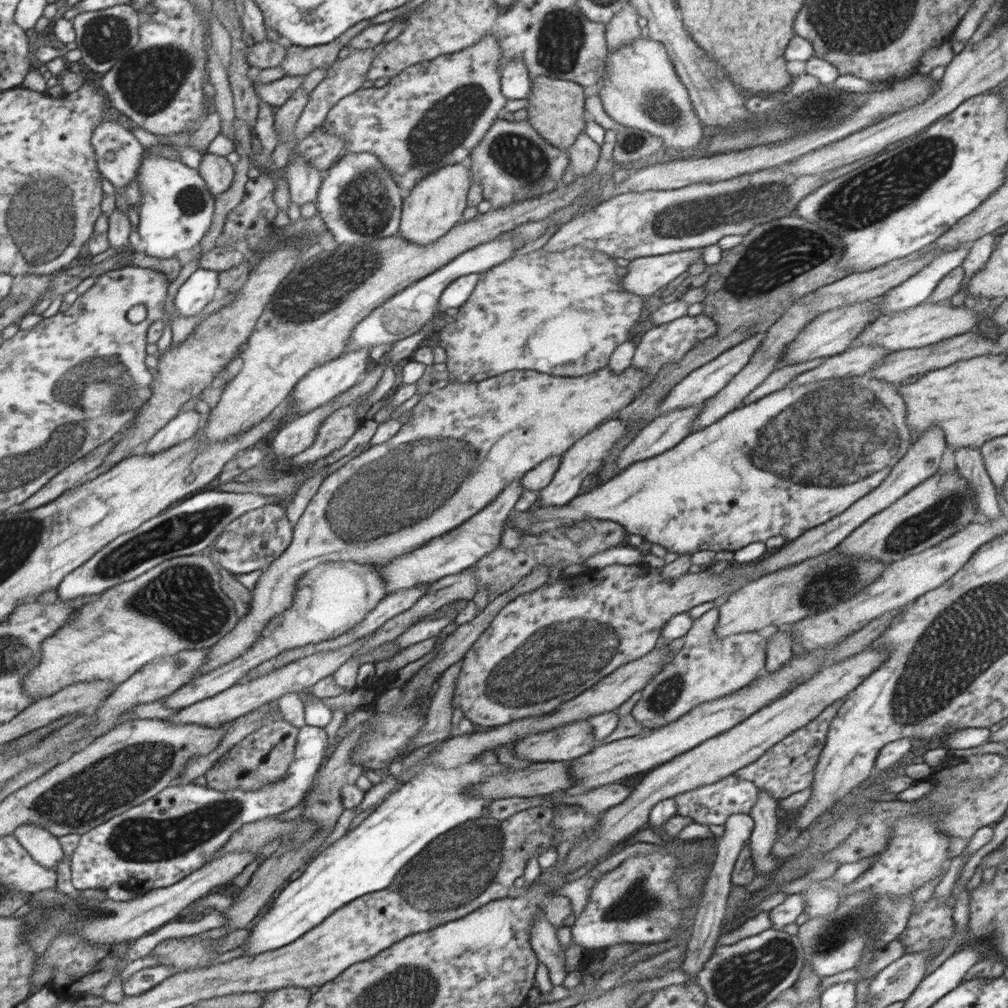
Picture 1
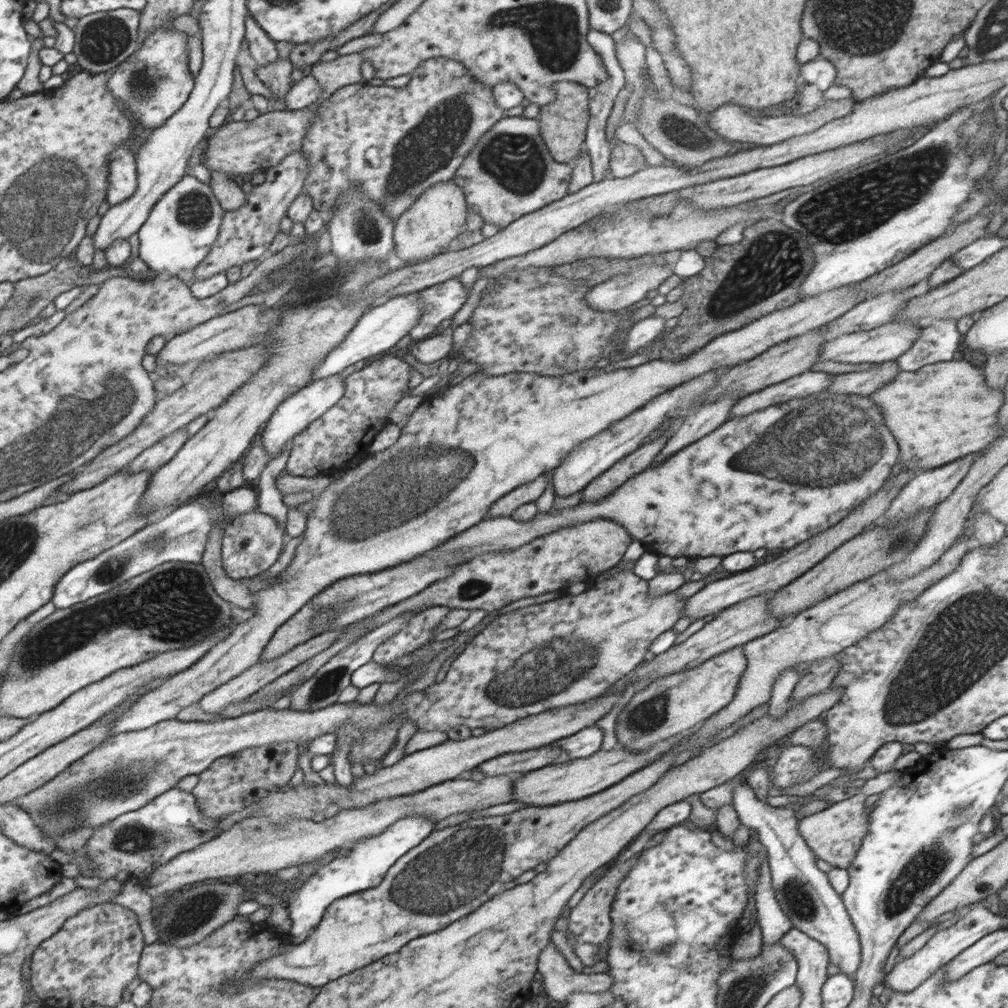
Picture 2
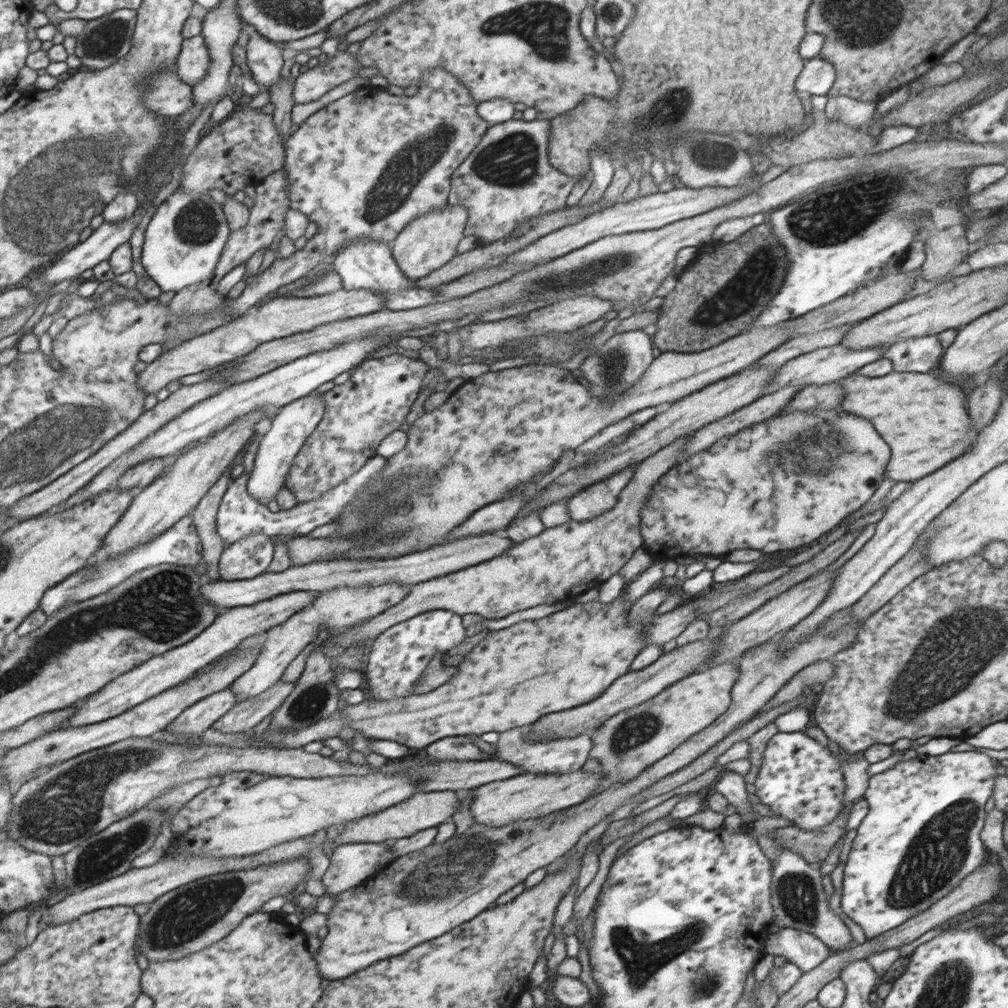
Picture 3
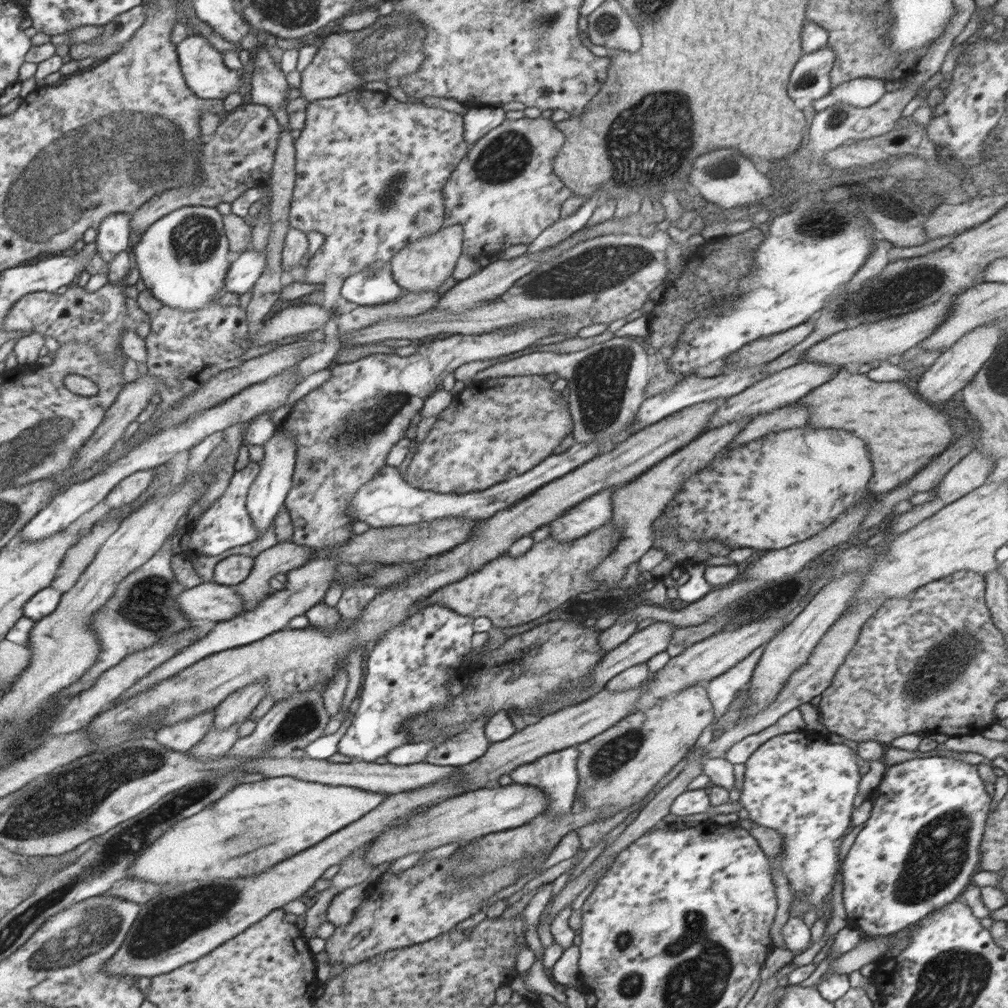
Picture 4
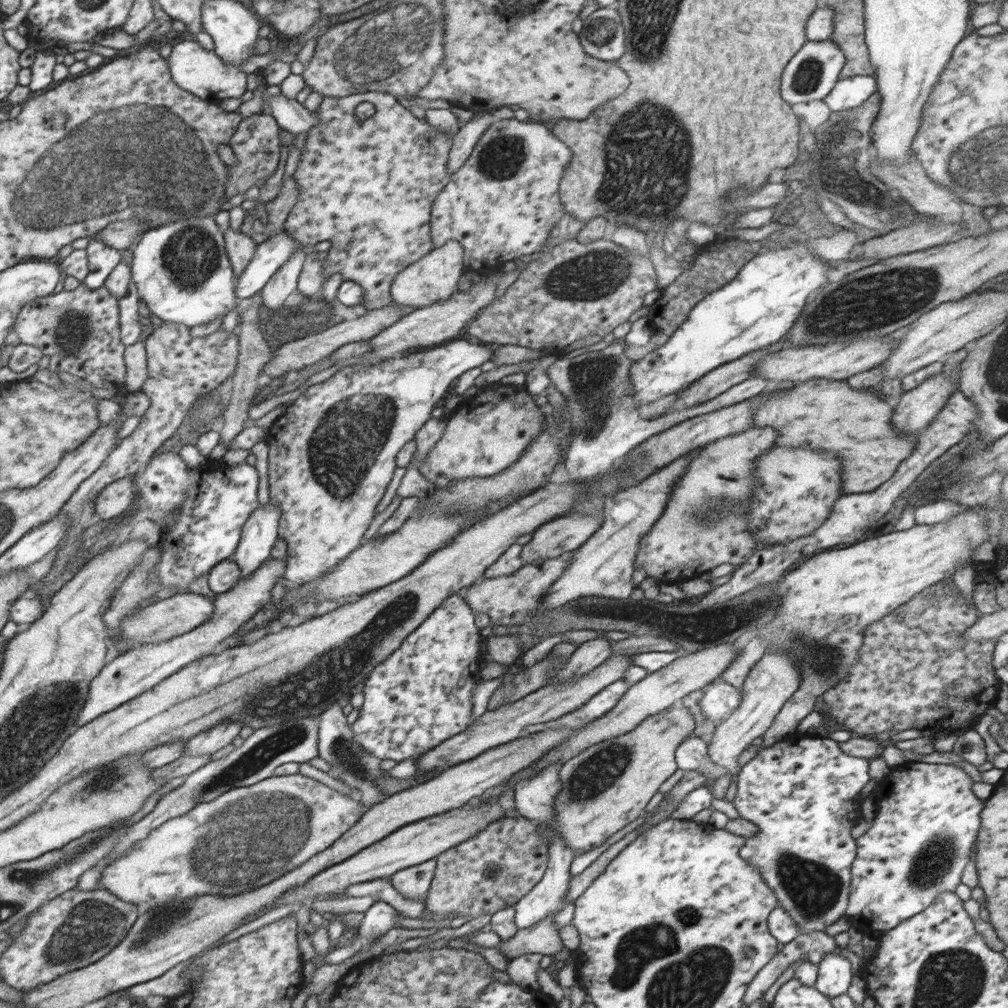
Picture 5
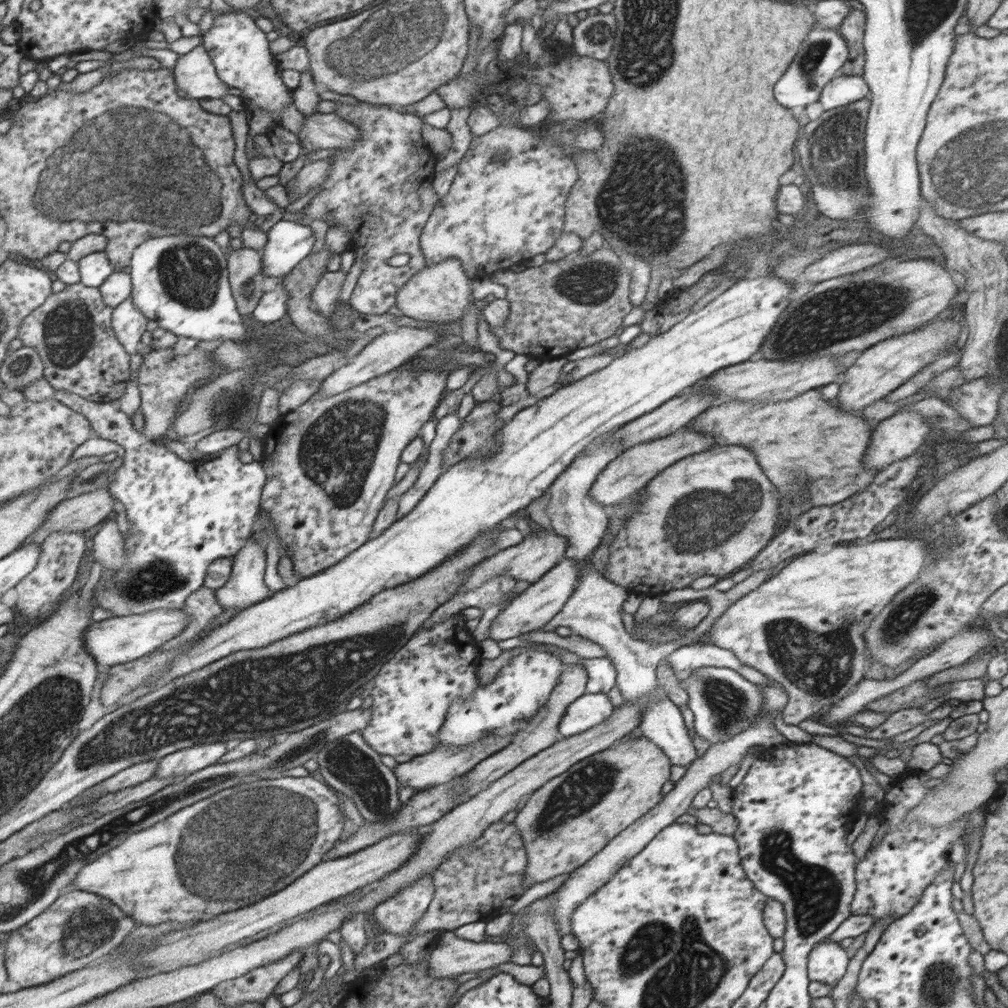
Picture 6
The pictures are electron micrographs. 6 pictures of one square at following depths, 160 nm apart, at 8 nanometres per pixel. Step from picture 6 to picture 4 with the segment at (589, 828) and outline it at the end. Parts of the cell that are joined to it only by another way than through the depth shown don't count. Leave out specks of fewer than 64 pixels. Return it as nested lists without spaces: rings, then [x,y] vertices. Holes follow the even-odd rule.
[[[705,681],[702,683],[697,683],[694,686],[690,686],[682,691],[678,692],[678,694],[674,694],[671,696],[667,696],[666,698],[661,698],[660,700],[656,701],[656,704],[652,704],[650,708],[646,708],[643,710],[639,710],[638,712],[632,712],[629,716],[625,716],[620,722],[617,722],[612,728],[605,730],[602,734],[598,734],[598,736],[593,737],[590,740],[587,740],[585,743],[576,745],[576,750],[578,750],[578,758],[576,759],[576,772],[578,772],[578,786],[575,792],[575,798],[579,798],[581,802],[584,802],[585,808],[589,808],[590,810],[601,810],[601,808],[616,808],[614,812],[617,810],[621,810],[621,808],[631,809],[631,804],[636,804],[640,802],[645,796],[650,794],[650,791],[662,778],[664,775],[668,774],[678,762],[682,758],[685,757],[688,750],[694,746],[696,740],[698,740],[698,736],[708,724],[714,720],[714,707],[710,702],[708,696],[708,684],[712,681]]]

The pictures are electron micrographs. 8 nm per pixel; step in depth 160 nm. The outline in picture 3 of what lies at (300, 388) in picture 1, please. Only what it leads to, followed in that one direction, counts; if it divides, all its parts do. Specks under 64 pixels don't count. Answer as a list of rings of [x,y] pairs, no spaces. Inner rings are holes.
[[[316,393],[298,398],[296,401],[277,410],[274,418],[272,418],[270,430],[260,440],[254,467],[249,474],[248,490],[250,496],[253,496],[262,504],[267,505],[280,492],[280,489],[285,486],[290,465],[293,464],[293,460],[302,449],[302,446],[322,421],[324,416],[322,395],[322,393]]]

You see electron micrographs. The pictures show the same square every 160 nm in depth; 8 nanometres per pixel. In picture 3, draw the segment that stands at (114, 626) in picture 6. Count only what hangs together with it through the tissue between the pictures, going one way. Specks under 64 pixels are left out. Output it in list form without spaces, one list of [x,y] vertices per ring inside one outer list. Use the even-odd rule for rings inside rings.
[[[503,531],[487,532],[476,536],[462,536],[444,545],[429,546],[421,548],[419,552],[410,553],[400,558],[388,558],[388,560],[330,560],[313,562],[304,566],[291,566],[284,572],[264,572],[248,580],[233,581],[210,581],[202,586],[205,600],[209,600],[222,611],[238,606],[250,606],[260,601],[265,601],[275,596],[280,596],[296,591],[318,591],[327,592],[333,588],[358,588],[365,584],[386,584],[397,582],[398,584],[415,585],[426,580],[432,580],[439,576],[456,572],[462,568],[468,568],[475,564],[492,560],[496,556],[507,553],[515,544],[510,538],[504,536]]]

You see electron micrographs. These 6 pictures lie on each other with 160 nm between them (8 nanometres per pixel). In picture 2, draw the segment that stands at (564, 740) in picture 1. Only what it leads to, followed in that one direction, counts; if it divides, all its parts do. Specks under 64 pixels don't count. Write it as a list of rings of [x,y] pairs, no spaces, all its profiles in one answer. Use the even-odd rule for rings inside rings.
[[[551,743],[540,748],[522,752],[510,752],[498,755],[483,762],[475,769],[481,770],[485,776],[498,776],[516,772],[527,773],[563,760],[567,754],[557,744]]]

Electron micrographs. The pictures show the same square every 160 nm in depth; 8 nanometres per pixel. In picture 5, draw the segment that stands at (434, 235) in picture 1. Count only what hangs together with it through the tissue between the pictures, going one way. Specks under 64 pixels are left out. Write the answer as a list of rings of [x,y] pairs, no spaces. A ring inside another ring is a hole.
[[[449,240],[446,244],[433,248],[425,257],[402,269],[391,282],[393,302],[412,308],[424,308],[434,302],[451,297],[458,290],[458,280],[465,269],[464,251],[457,240]]]

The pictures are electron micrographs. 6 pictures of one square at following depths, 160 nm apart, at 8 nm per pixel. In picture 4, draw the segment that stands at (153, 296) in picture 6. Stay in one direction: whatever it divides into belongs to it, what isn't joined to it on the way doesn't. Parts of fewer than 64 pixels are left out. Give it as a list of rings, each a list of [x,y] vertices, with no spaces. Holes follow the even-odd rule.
[[[183,207],[159,218],[141,234],[134,250],[144,286],[163,303],[178,310],[200,311],[225,292],[228,278],[228,248],[217,208]]]

